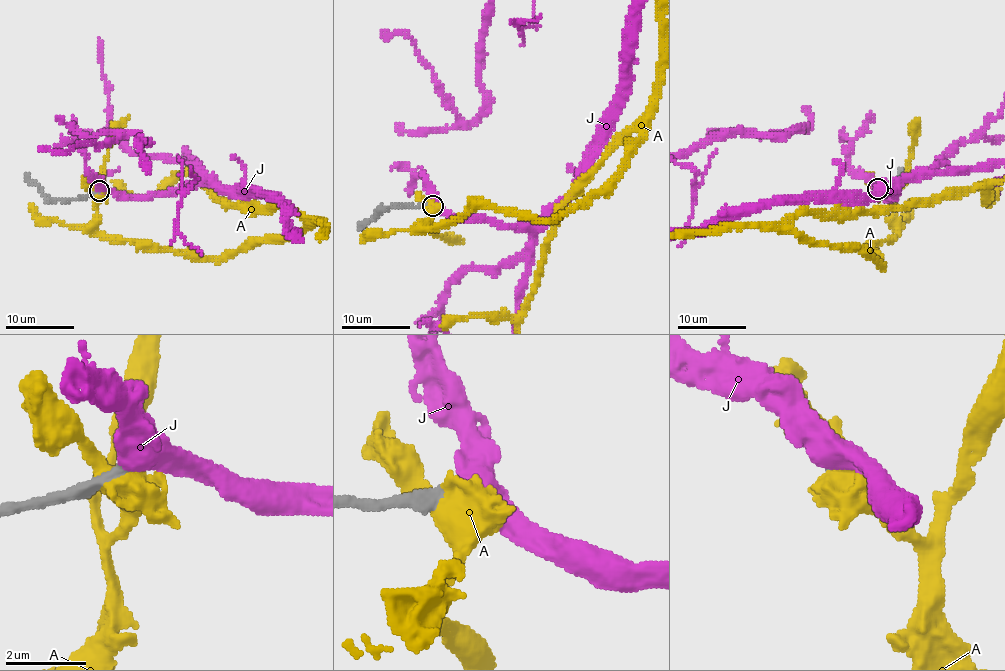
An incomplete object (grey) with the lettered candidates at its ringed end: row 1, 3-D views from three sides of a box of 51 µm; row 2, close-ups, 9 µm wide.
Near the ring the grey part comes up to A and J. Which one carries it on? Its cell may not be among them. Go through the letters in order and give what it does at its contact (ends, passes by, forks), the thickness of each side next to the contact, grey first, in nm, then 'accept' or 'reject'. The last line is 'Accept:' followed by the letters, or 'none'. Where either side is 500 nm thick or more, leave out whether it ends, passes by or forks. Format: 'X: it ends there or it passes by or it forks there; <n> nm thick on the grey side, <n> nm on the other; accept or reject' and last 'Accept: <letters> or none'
A: 440 nm thick on the grey side, 550 nm on the other; reject
J: 320 nm thick on the grey side, 500 nm on the other; accept
Accept: J

